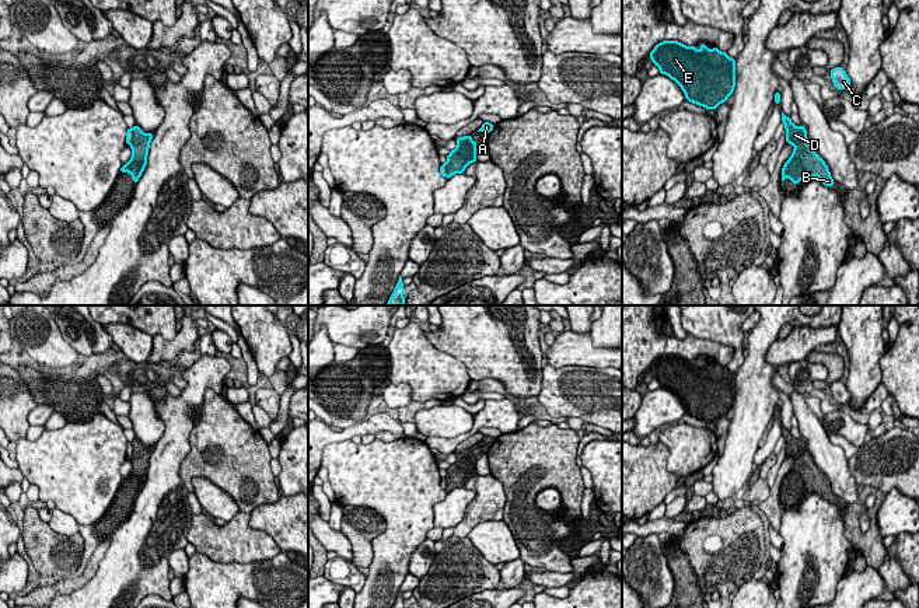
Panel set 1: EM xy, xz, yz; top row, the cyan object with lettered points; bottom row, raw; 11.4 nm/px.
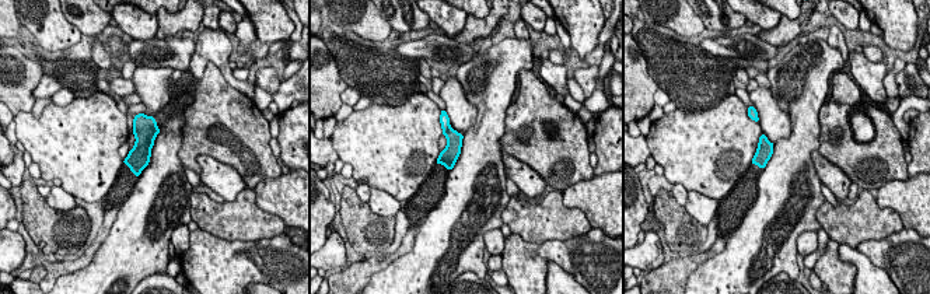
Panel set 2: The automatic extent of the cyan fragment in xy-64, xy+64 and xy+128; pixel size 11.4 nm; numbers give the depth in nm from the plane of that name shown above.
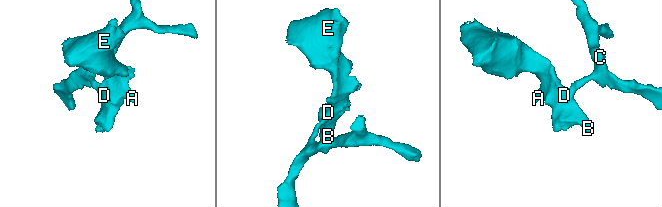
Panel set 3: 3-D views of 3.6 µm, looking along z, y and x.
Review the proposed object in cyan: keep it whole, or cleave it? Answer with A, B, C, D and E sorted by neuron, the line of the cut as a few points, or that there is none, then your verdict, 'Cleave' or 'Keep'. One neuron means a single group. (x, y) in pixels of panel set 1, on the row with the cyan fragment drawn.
Groups: A B D E / C. Split along xy (132, 129), (130, 146). Cleave

